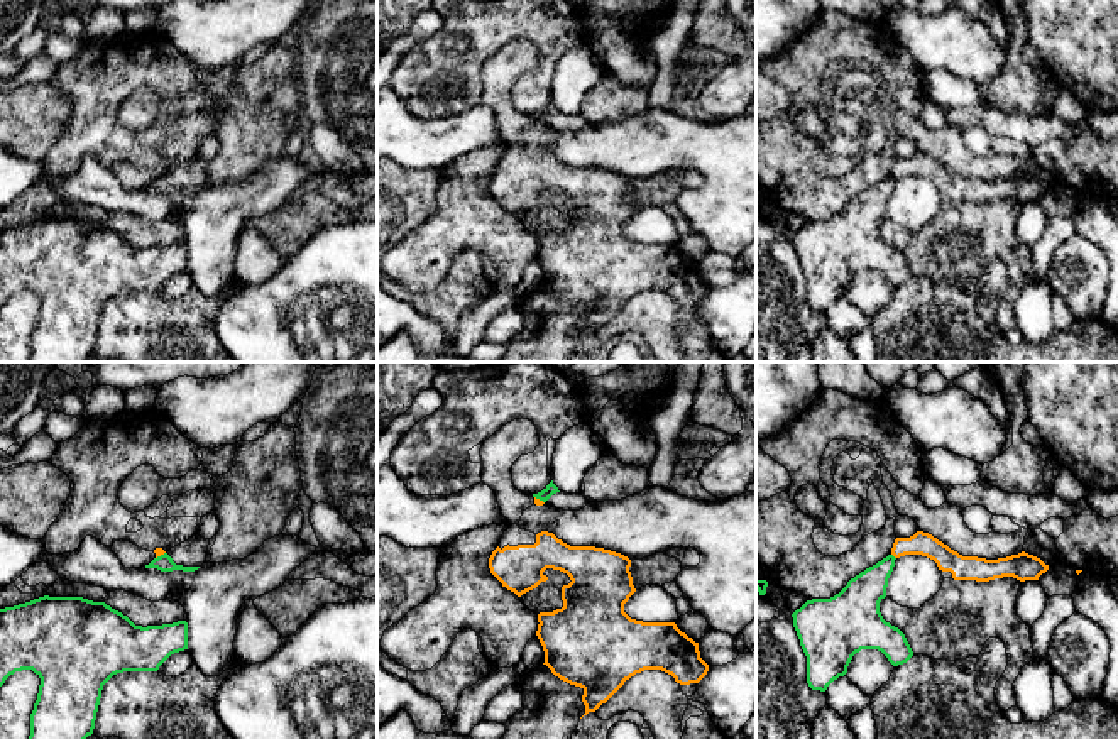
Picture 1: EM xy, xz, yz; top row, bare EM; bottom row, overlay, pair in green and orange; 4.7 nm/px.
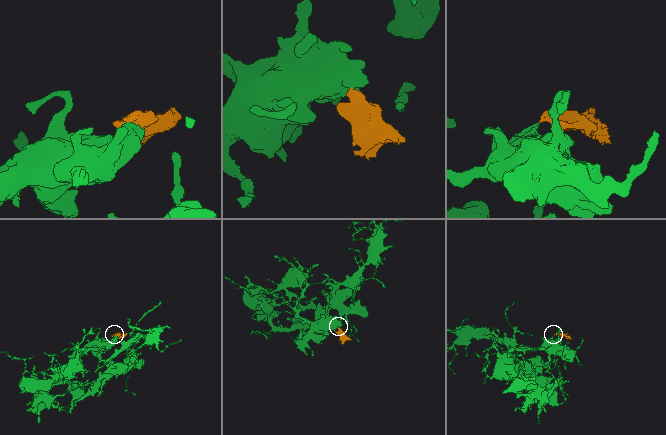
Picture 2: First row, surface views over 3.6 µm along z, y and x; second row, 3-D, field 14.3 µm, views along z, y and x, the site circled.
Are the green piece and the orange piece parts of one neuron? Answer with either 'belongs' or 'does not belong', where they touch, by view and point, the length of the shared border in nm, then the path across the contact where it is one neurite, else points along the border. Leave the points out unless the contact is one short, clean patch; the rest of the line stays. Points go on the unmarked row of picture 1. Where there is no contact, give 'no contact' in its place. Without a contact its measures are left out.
does not belong; contact yz (893, 178); length 40 nm; border yz (892, 175), (895, 180)

